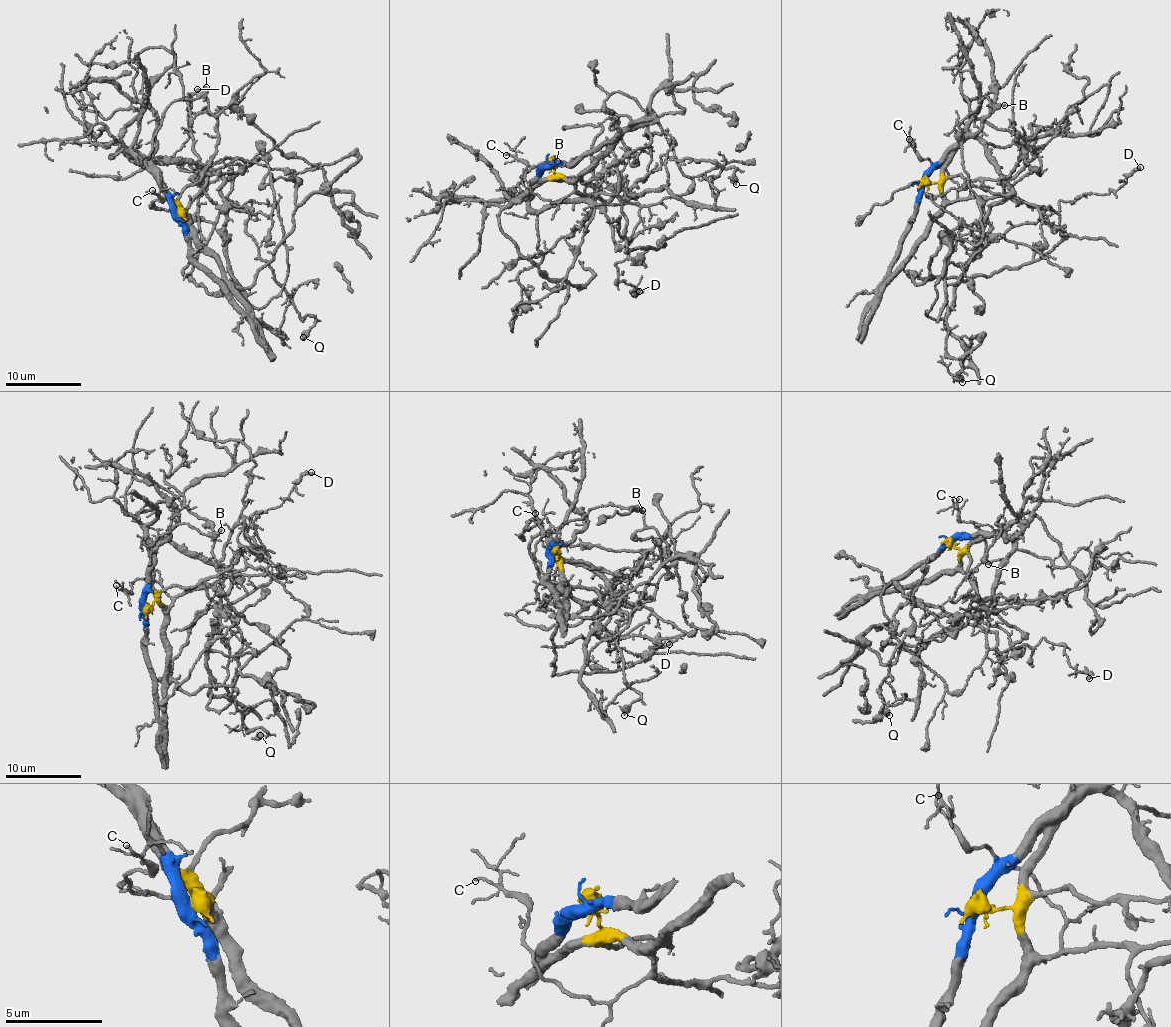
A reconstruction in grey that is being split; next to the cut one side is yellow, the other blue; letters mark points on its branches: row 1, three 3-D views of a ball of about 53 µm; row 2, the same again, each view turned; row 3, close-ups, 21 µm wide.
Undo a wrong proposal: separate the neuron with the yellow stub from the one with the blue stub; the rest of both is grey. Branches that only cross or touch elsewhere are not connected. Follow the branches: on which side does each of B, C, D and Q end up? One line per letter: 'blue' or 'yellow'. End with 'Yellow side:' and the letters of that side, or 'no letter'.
B: blue
C: yellow
D: yellow
Q: yellow
Yellow side: C, D, Q

